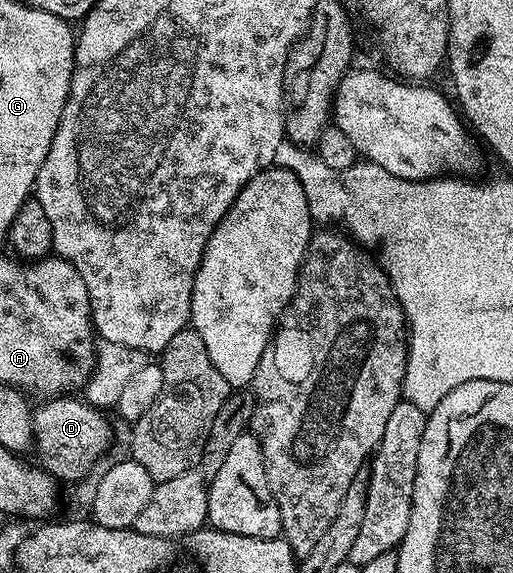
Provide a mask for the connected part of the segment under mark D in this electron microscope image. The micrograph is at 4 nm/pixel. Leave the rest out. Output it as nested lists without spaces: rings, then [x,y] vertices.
[[[51,397],[43,403],[33,415],[35,424],[35,439],[37,440],[37,451],[44,455],[42,466],[56,480],[75,479],[79,481],[84,478],[83,475],[107,450],[111,447],[111,423],[106,419],[104,412],[100,408],[91,406],[90,403],[79,397]]]

